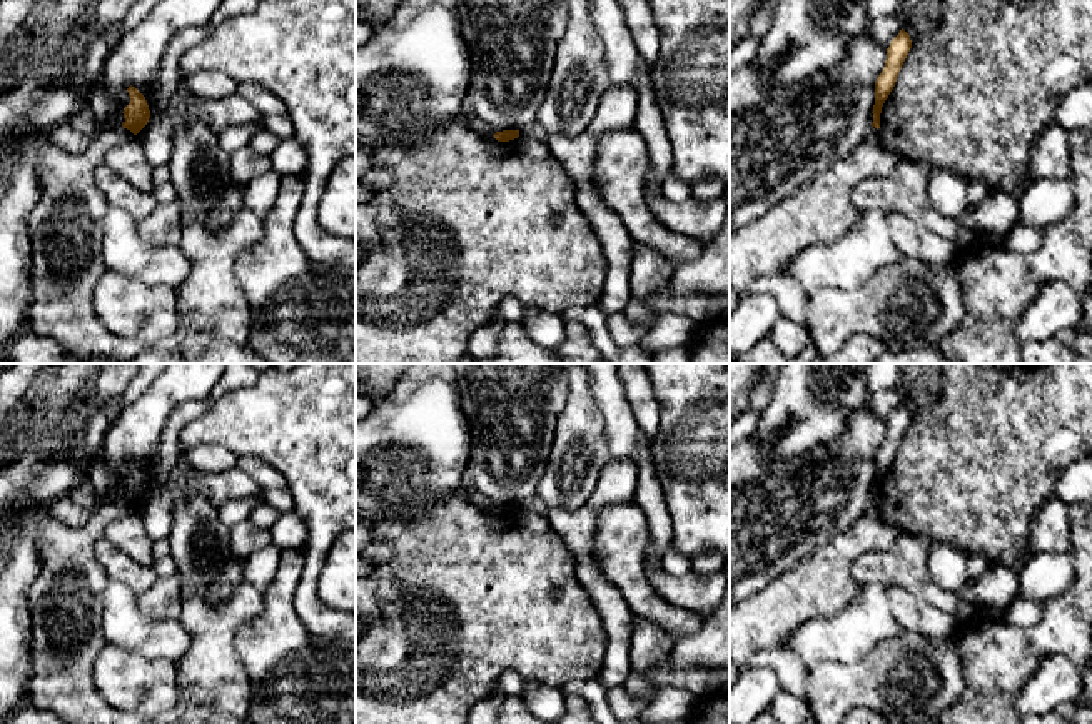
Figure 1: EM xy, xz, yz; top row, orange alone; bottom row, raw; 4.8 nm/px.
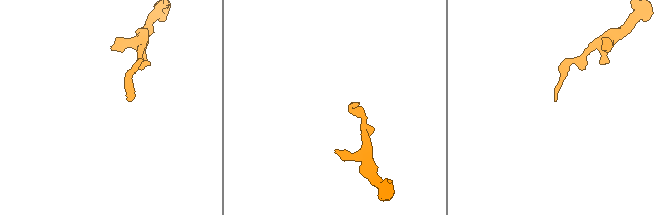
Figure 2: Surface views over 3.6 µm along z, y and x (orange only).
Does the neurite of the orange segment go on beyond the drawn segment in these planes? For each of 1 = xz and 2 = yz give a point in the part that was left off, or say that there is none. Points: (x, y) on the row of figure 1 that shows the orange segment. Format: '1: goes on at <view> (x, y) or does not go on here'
1: does not go on here
2: does not go on here

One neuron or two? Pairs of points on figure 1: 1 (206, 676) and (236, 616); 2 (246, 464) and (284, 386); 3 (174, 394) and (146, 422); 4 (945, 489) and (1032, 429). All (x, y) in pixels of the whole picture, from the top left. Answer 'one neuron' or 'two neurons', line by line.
1: one neuron
2: two neurons
3: one neuron
4: one neuron

